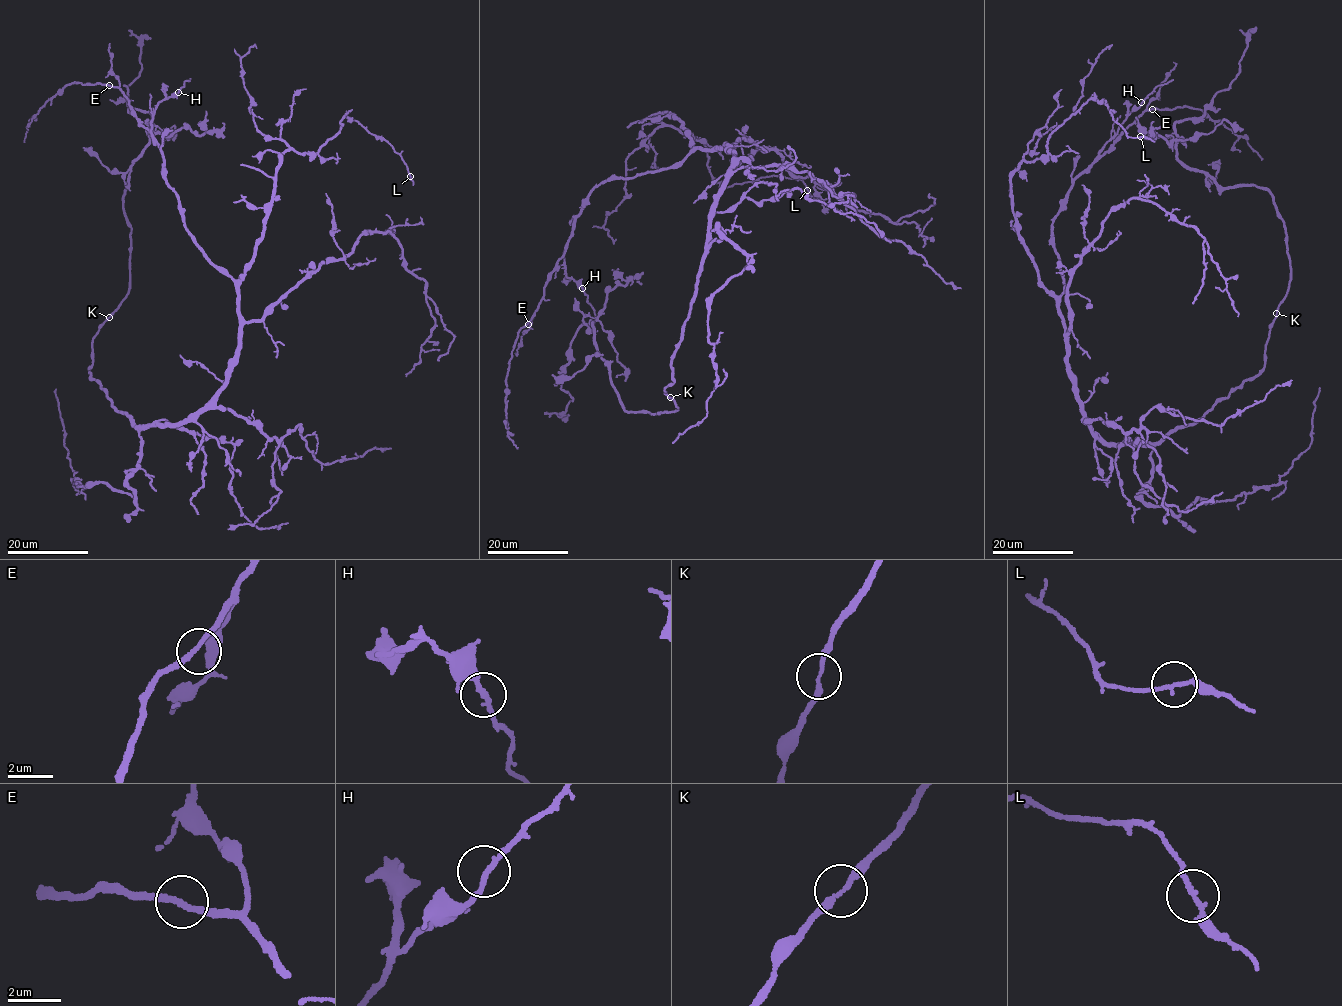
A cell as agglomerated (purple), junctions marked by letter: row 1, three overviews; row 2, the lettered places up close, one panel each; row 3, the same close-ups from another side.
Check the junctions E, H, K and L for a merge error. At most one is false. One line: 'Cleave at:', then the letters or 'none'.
Cleave at: none

